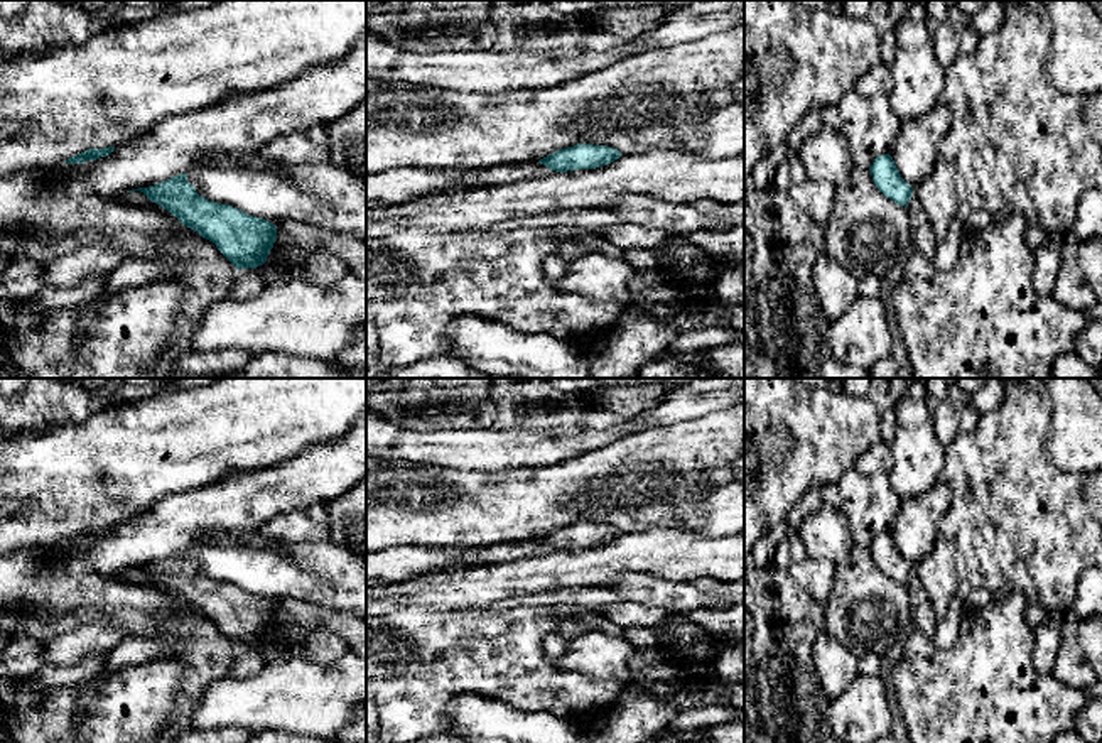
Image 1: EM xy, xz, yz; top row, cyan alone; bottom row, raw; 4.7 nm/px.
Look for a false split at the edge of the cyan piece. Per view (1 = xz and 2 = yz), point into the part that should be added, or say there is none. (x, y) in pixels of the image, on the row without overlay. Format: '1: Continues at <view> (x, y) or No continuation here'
1: No continuation here
2: No continuation here

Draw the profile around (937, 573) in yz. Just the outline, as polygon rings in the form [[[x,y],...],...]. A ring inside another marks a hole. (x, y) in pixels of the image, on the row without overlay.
[[[937,535],[933,550],[913,564],[913,572],[930,598],[937,618],[943,618],[955,599],[960,578],[955,566],[957,549],[945,535]]]

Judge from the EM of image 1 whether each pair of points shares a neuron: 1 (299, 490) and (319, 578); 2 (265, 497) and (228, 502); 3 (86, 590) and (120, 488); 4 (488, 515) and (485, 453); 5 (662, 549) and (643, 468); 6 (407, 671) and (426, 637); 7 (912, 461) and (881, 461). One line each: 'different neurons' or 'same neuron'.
1: different neurons
2: same neuron
3: different neurons
4: different neurons
5: different neurons
6: same neuron
7: different neurons

